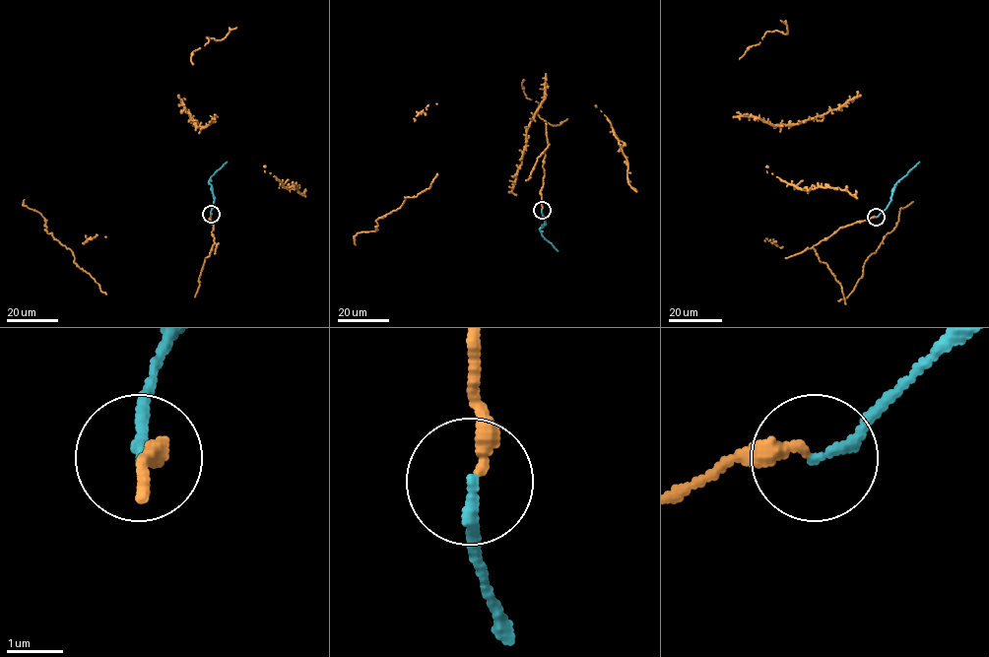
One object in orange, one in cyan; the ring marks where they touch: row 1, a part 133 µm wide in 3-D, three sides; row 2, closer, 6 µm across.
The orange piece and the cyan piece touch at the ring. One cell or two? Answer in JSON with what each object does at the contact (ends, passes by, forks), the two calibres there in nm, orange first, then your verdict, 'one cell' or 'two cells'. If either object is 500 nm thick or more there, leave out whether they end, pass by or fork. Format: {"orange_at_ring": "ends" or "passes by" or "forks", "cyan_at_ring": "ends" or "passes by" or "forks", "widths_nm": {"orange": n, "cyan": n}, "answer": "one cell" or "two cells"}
{"orange_at_ring": "ends", "cyan_at_ring": "ends", "widths_nm": {"orange": 280, "cyan": 190}, "answer": "one cell"}

